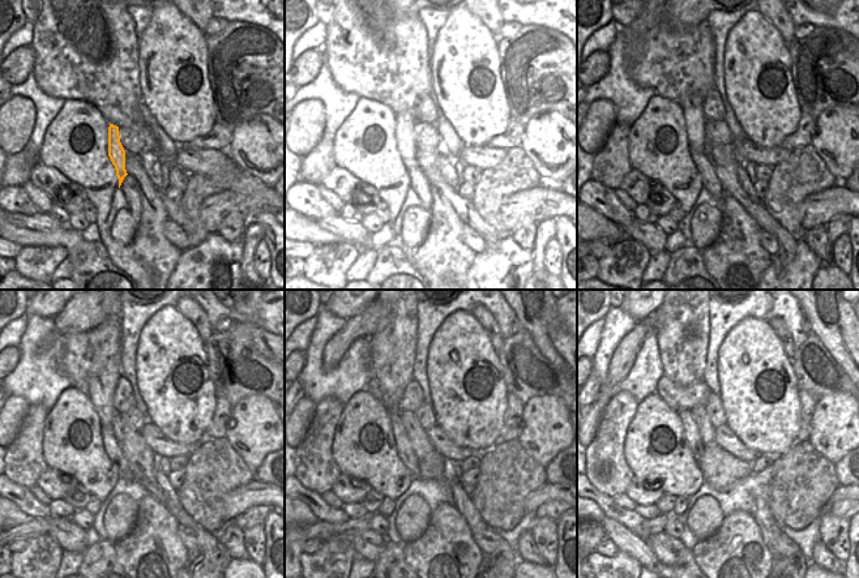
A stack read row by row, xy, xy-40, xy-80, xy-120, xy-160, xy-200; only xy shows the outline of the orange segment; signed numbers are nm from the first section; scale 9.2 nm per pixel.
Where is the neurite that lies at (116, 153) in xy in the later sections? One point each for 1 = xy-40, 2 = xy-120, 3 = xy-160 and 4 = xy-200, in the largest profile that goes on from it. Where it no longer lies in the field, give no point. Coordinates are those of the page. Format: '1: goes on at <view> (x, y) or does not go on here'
1: goes on at xy-40 (405, 120)
2: goes on at xy-120 (105, 339)
3: goes on at xy-160 (392, 349)
4: goes on at xy-200 (680, 322)

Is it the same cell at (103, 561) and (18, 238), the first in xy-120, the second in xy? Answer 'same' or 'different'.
same

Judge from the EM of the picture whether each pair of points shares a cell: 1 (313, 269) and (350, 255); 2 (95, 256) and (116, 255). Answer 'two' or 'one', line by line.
1: one
2: two

